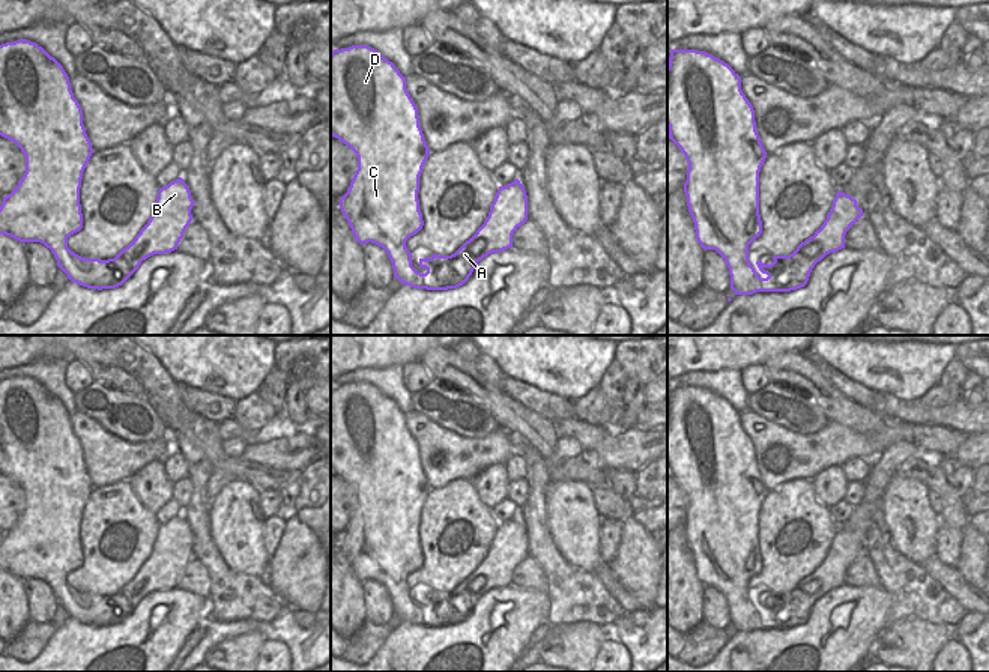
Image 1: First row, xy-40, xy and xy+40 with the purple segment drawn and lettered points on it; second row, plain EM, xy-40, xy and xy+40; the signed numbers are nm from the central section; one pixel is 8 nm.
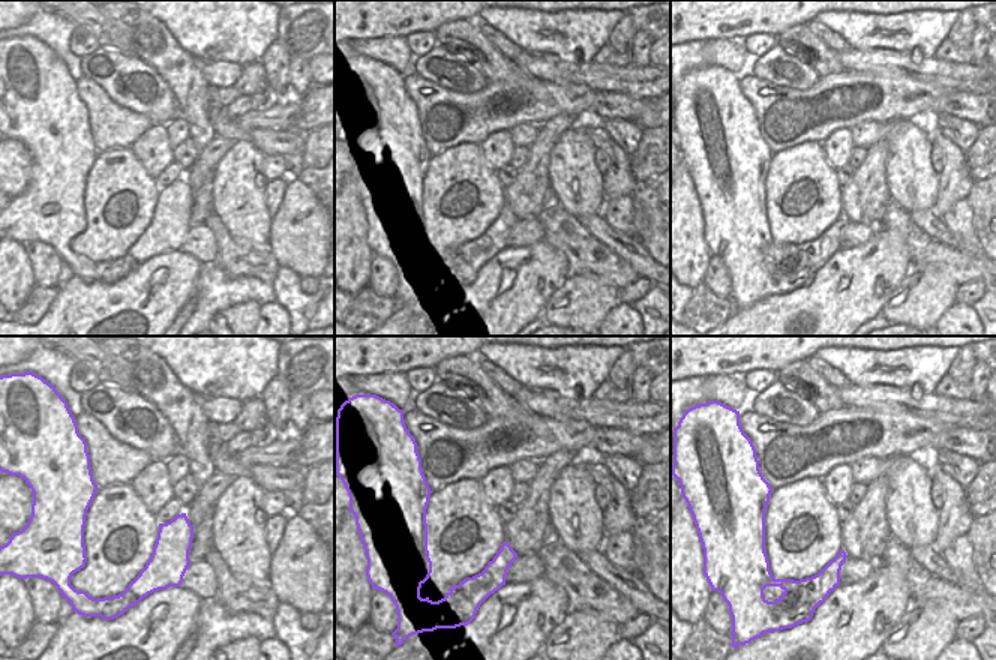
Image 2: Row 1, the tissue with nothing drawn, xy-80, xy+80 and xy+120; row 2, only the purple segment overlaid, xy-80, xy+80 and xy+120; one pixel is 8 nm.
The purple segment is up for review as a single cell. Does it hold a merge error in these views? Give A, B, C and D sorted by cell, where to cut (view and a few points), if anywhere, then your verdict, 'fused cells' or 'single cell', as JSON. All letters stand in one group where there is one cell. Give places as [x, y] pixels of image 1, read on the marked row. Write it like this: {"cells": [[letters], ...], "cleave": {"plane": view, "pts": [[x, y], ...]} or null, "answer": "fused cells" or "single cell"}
{"cells": [["A", "B", "C", "D"]], "cleave": null, "answer": "single cell"}

